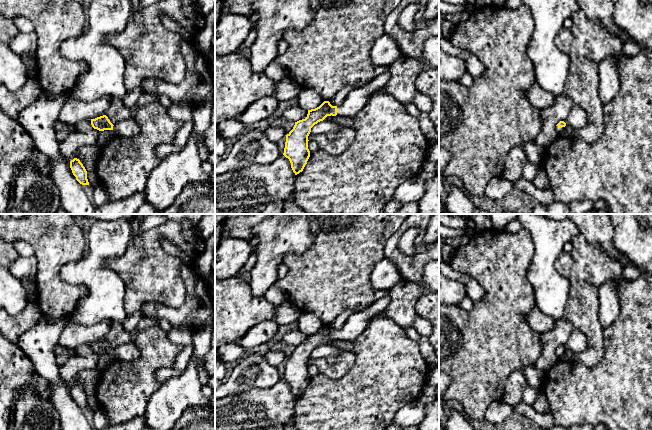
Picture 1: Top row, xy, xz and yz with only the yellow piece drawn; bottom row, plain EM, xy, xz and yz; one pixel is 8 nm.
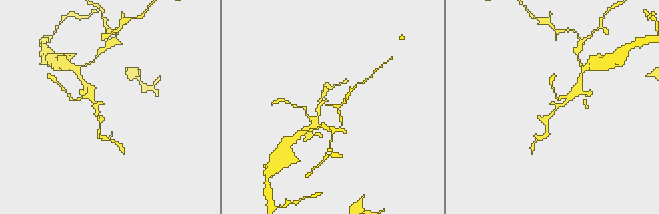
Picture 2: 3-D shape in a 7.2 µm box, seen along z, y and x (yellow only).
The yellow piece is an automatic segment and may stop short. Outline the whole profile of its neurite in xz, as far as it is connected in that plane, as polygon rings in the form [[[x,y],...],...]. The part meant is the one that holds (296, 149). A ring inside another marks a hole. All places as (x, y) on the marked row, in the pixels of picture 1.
[[[392,70],[376,76],[365,86],[356,87],[349,92],[344,102],[339,106],[332,106],[324,101],[319,107],[308,110],[305,119],[295,122],[293,129],[286,135],[283,155],[289,159],[295,175],[303,171],[310,157],[308,149],[308,136],[311,128],[327,116],[355,116],[368,102],[369,98],[391,78]]]

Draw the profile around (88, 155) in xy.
[[[85,145],[78,149],[74,158],[80,160],[85,167],[87,173],[96,172],[96,166],[100,157],[101,149],[94,145]]]

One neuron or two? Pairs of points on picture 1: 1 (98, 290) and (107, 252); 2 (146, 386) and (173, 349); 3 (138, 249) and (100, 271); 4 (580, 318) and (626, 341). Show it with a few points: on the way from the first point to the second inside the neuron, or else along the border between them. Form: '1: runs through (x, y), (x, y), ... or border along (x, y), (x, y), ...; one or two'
1: runs through (98, 280), (96, 276), (97, 259); one
2: runs through (146, 376), (146, 373), (163, 356); one
3: border along (126, 250), (108, 262), (124, 284); two
4: border along (602, 329), (603, 354); two

